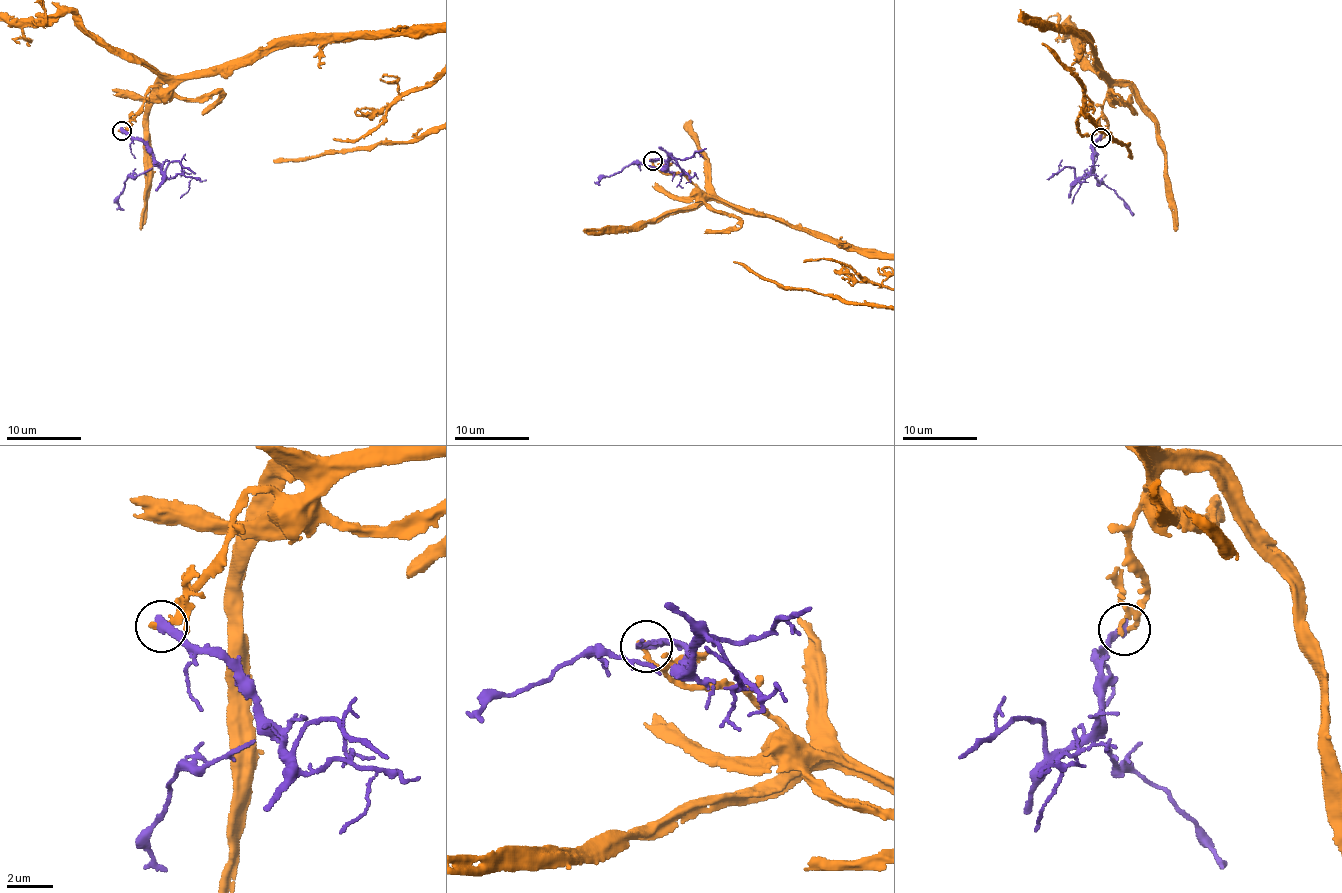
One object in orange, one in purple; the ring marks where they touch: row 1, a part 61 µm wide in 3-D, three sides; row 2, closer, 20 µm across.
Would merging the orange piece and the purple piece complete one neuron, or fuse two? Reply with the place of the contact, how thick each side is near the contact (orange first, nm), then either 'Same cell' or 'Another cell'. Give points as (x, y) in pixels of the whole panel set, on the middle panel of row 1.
Place: (652, 161). Thickness 240 nm (orange) against 360 nm. Another cell

